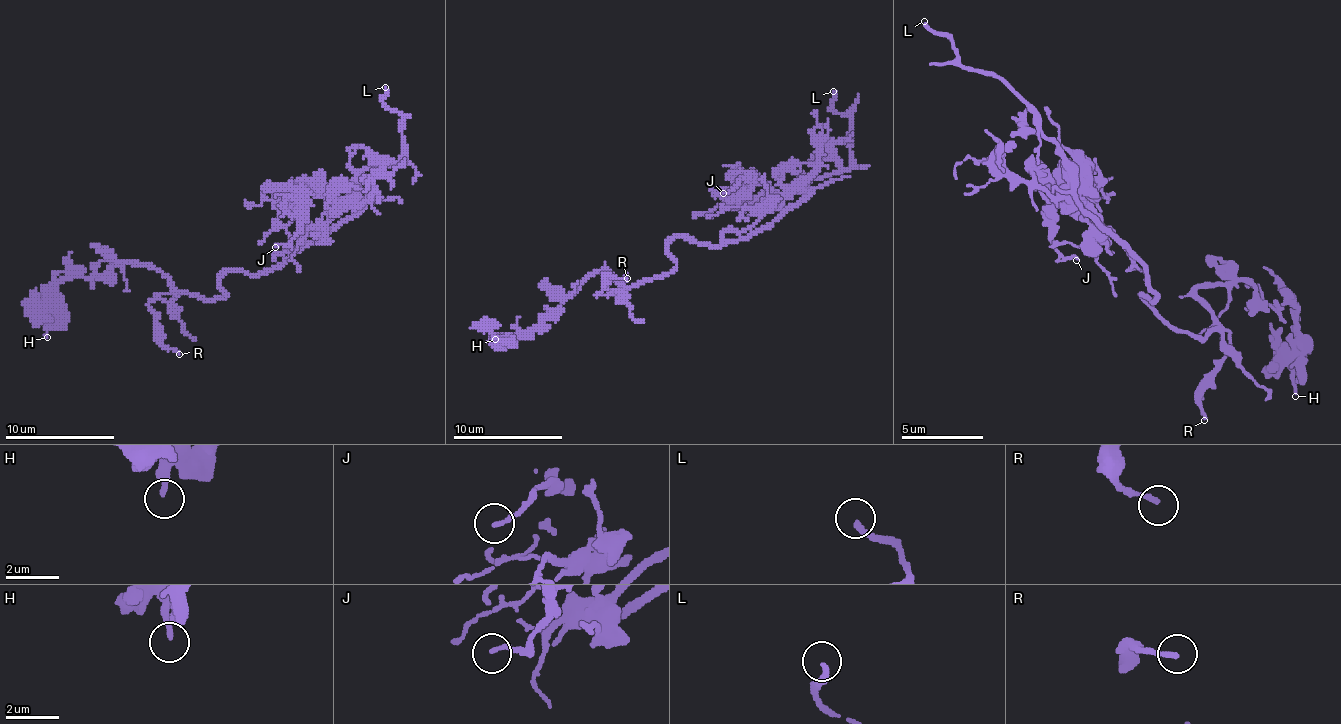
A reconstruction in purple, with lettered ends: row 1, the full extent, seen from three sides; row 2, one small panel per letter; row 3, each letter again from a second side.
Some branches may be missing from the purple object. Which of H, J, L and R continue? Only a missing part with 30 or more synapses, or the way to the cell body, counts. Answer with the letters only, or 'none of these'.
L

